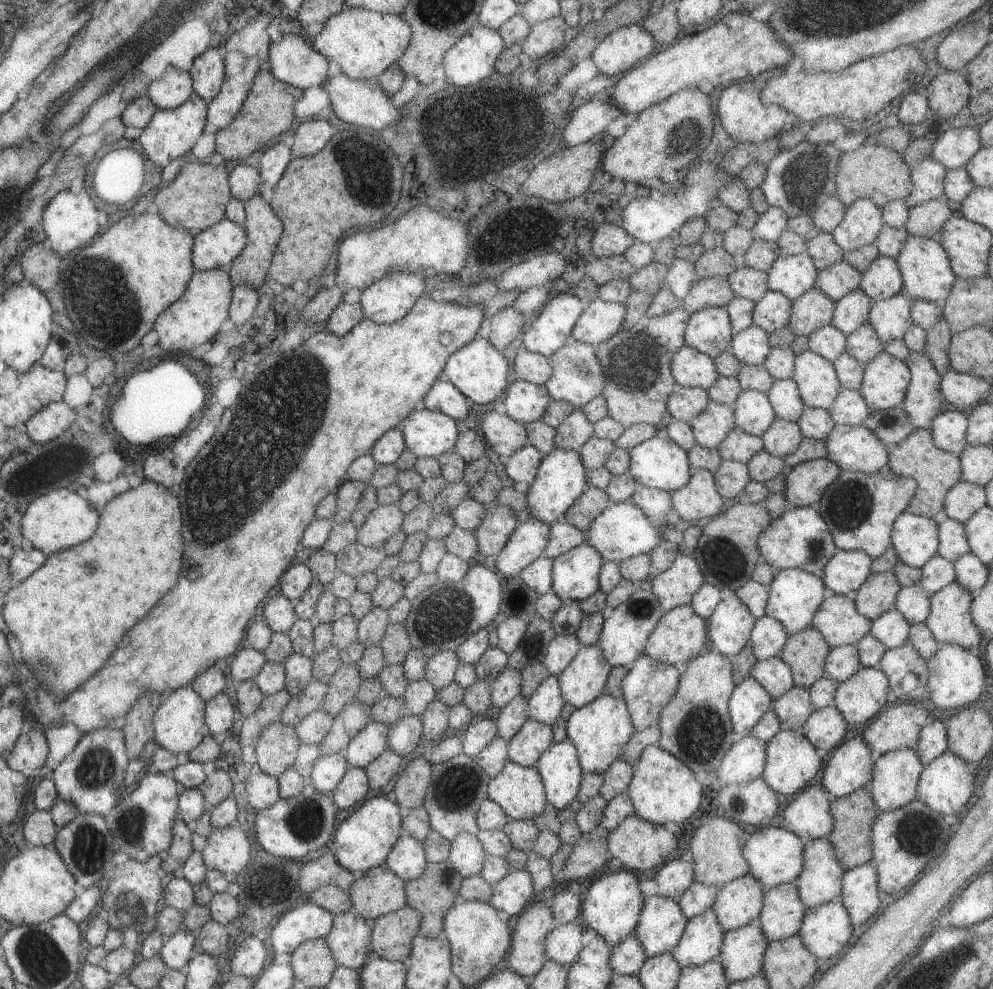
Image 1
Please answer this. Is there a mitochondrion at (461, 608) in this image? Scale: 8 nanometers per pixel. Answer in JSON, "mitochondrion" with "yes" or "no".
{"mitochondrion":"yes"}

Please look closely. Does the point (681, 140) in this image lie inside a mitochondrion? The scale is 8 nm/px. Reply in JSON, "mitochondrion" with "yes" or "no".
{"mitochondrion":"yes"}

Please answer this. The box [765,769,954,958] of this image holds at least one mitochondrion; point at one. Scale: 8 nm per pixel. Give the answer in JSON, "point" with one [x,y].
{"point":[913,833]}

